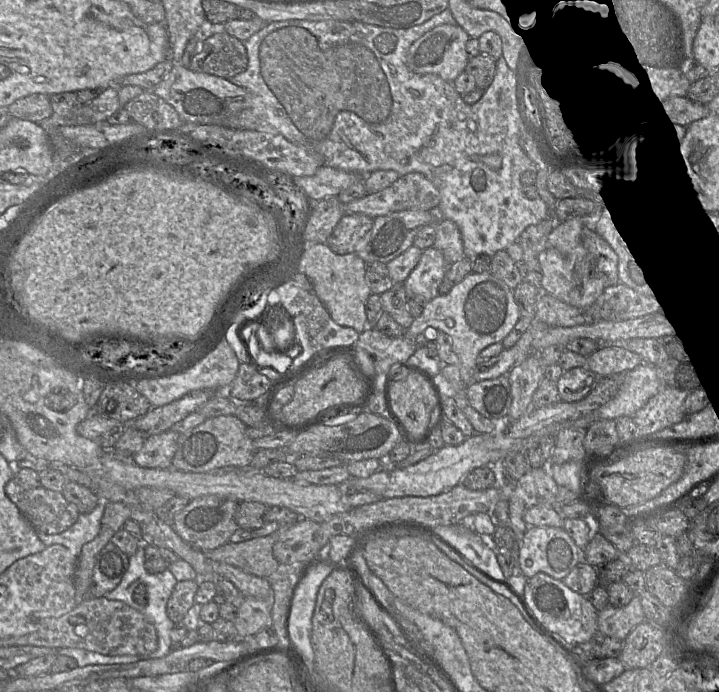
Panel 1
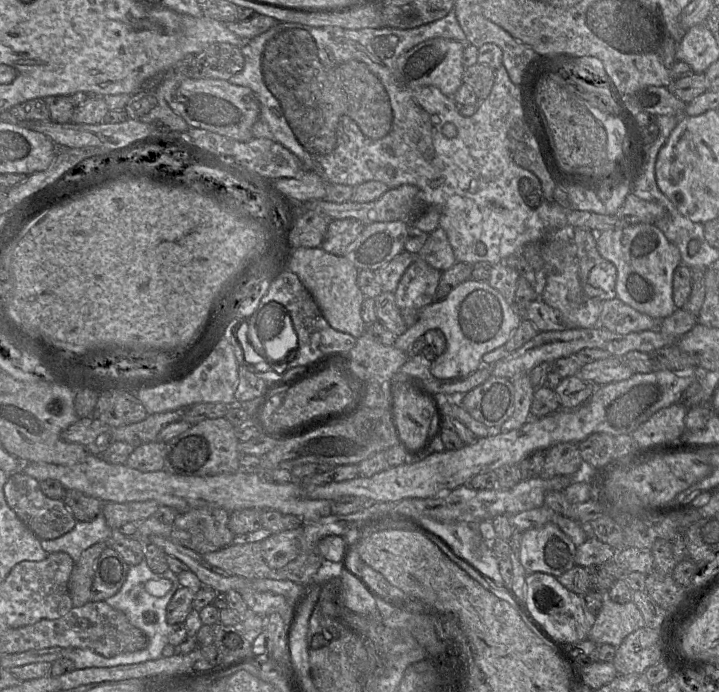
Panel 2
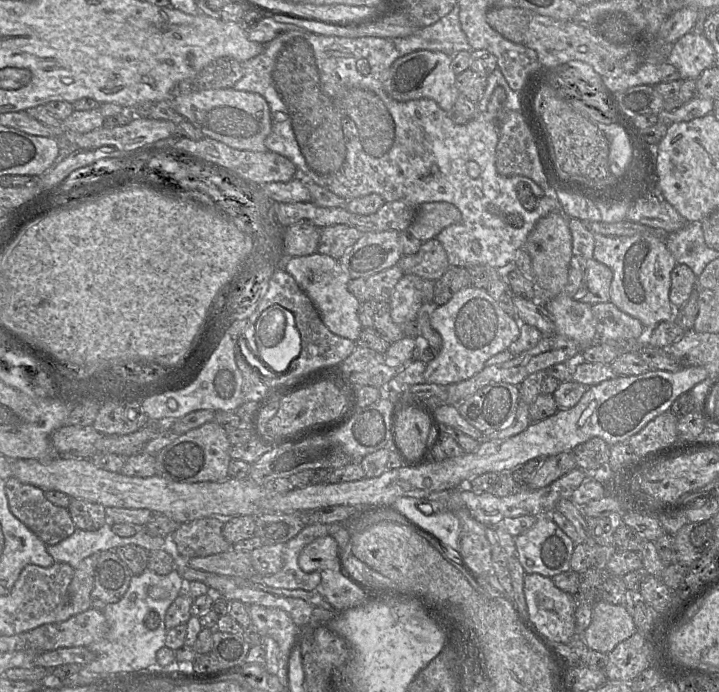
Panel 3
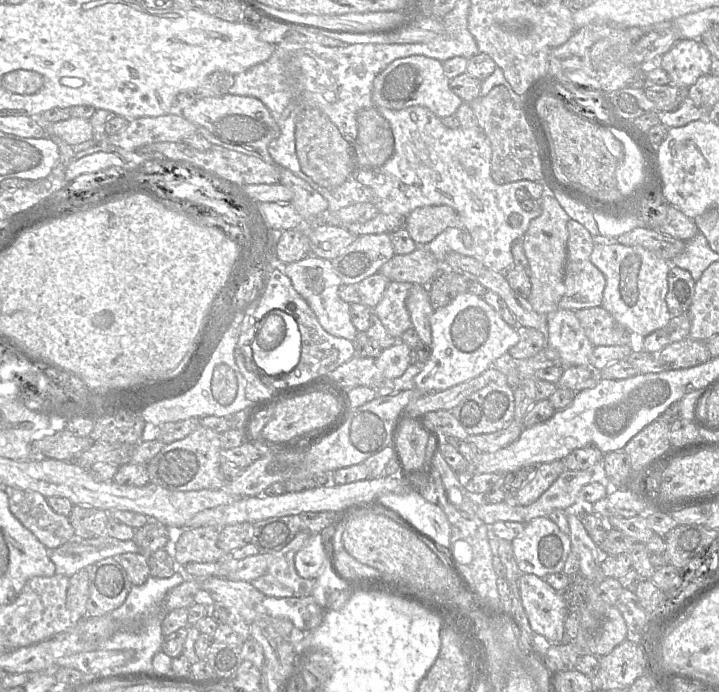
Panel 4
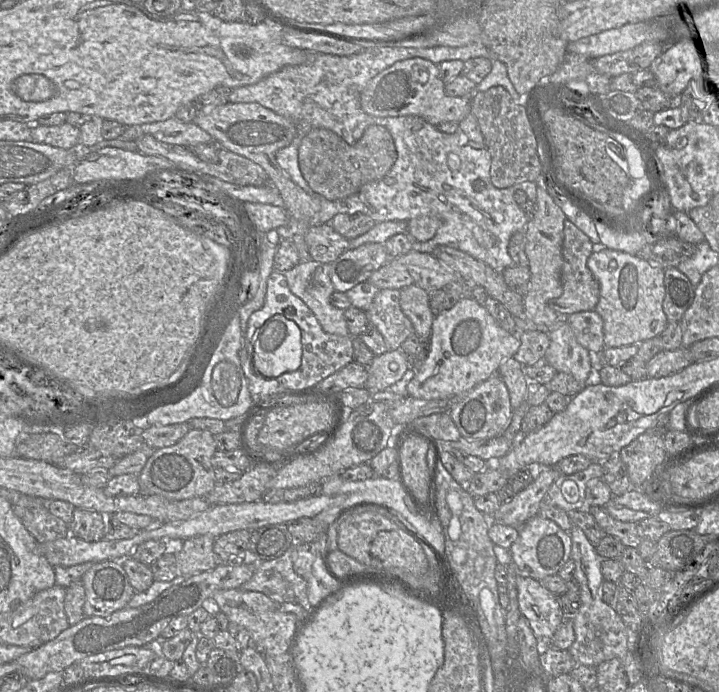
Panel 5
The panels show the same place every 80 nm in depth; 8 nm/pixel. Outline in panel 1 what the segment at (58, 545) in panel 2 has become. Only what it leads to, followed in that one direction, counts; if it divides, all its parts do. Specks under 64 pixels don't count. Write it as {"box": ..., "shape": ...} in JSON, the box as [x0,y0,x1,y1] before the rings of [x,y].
{"box":[37,499,108,557],"shape":[[[99,499],[96,507],[91,512],[80,513],[76,522],[61,533],[45,534],[37,532],[39,539],[46,547],[61,544],[79,557],[82,546],[93,540],[99,533],[106,502],[108,501]]]}

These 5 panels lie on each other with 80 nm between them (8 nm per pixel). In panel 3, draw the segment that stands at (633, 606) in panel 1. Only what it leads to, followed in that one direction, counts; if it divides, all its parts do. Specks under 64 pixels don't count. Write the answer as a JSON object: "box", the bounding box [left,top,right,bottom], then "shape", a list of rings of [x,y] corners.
{"box":[582,600,637,654],"shape":[[[601,600],[593,606],[591,622],[582,638],[590,650],[609,654],[636,632],[637,627],[624,605]]]}

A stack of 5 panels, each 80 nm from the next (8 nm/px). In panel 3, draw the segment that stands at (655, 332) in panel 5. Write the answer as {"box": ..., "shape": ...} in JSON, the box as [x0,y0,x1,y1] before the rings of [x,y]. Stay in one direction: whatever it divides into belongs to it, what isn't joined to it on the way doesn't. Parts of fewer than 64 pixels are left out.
{"box":[594,234,677,330],"shape":[[[656,234],[634,236],[596,235],[594,259],[613,272],[610,302],[619,310],[638,319],[646,330],[659,323],[672,320],[676,309],[670,302],[671,272],[677,265],[665,240]]]}

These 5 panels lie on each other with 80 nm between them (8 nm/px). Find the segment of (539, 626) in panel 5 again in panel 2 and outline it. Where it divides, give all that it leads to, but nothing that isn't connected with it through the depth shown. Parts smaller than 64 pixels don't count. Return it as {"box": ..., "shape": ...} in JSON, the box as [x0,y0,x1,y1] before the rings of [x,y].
{"box":[523,572,596,644],"shape":[[[542,572],[527,574],[523,593],[528,614],[553,639],[565,644],[588,639],[596,616],[587,610],[583,597],[566,589],[557,577]]]}

